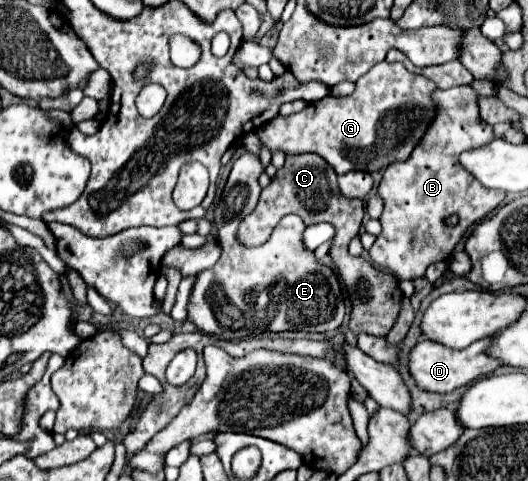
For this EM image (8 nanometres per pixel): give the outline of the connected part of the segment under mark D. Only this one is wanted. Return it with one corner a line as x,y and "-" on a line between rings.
489,338
477,340
477,342
473,342
471,346
467,346
463,350
449,350
449,348
443,348
437,342
421,340
411,348
407,368
409,368
409,374
413,376
415,384
421,390
445,394
445,392
451,392
455,388
469,386
477,378
481,378
481,376
485,376
485,374
489,374
489,372
493,372
495,368
501,366
499,362
493,362
493,358
489,358
485,354
485,346
489,346

